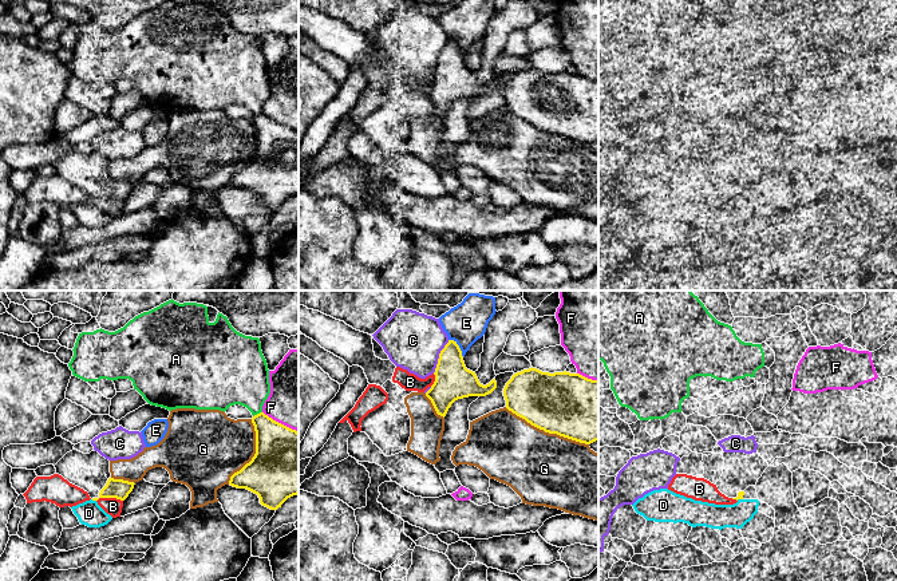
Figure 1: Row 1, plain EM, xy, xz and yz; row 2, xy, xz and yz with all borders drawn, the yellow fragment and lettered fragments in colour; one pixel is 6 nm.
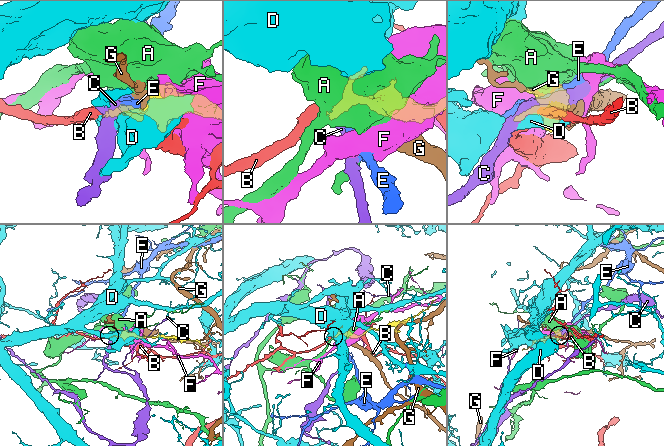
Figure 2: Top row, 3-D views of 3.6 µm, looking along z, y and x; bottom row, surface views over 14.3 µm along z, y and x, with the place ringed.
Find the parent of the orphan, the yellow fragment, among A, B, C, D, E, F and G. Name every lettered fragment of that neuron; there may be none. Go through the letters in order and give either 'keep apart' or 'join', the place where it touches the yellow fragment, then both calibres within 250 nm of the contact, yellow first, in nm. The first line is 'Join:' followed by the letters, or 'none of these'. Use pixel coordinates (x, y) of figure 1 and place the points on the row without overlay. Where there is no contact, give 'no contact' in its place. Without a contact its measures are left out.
Join: none of these
A: keep apart | xy (257, 114) | 280/340 nm
B: keep apart | xy (109, 197) | 120/110 nm
C: keep apart | xz (439, 56) | 220/340 nm
D: keep apart | xy (94, 200) | 120/150 nm
E: keep apart | xz (458, 47) | 220/240 nm
F: keep apart | xy (280, 123) | 380/340 nm
G: keep apart | xz (546, 131) | 380/440 nm

